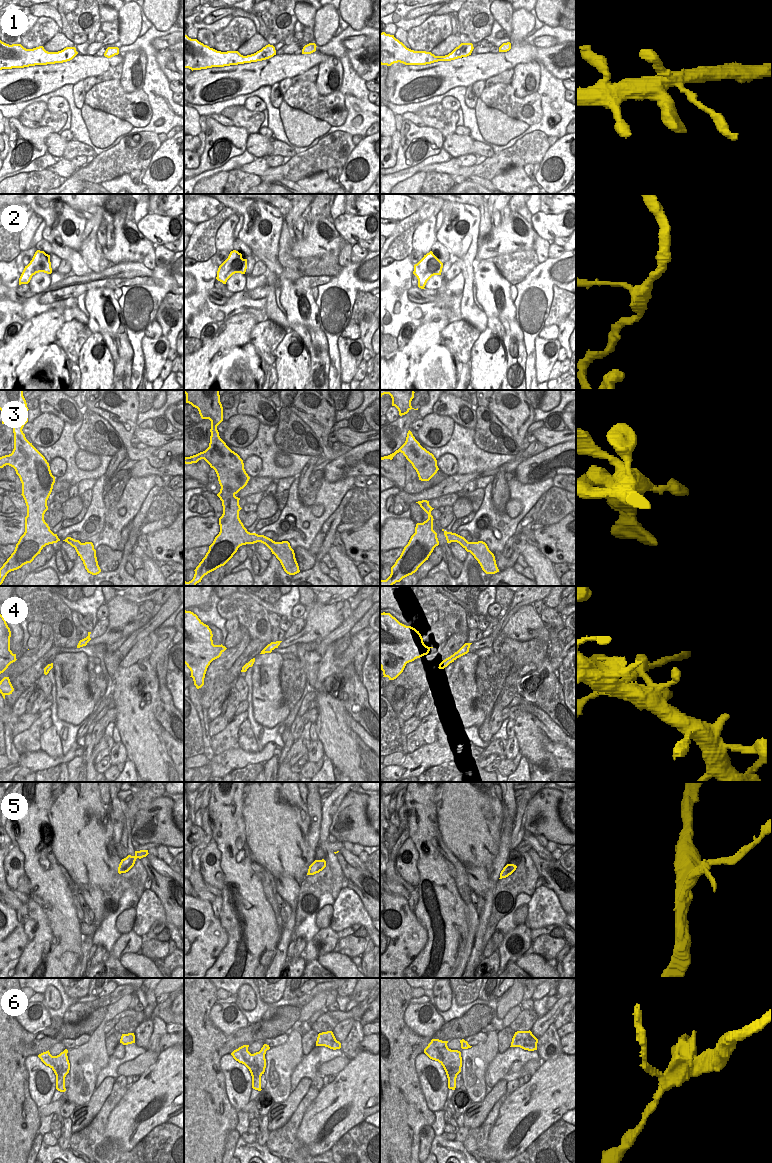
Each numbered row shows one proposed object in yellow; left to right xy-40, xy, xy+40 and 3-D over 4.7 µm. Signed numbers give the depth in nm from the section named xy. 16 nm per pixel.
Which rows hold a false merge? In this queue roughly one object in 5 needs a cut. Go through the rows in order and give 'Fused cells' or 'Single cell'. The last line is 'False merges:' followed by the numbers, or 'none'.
1: Single cell
2: Single cell
3: Single cell
4: Single cell
5: Single cell
6: Single cell
False merges: none

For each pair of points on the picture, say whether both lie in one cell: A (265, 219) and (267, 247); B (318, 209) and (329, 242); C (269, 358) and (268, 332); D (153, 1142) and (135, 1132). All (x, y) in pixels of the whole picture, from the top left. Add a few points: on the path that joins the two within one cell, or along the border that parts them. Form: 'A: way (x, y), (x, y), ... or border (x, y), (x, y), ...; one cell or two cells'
A: way (272, 224), (267, 240); one cell
B: border (326, 217), (317, 217), (310, 225); two cells
C: way (268, 352), (268, 338); one cell
D: border (163, 1123), (155, 1126), (135, 1146); two cells

